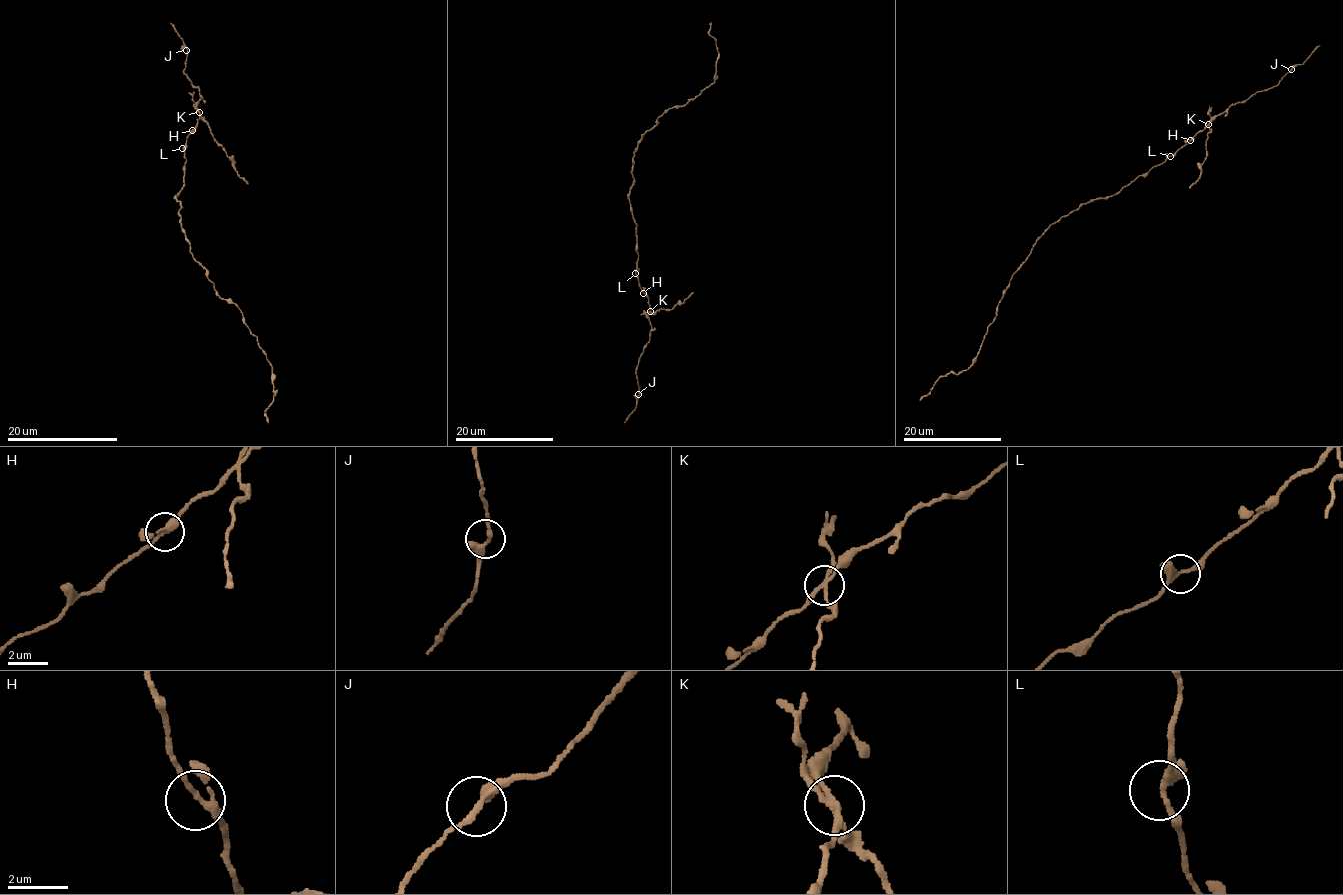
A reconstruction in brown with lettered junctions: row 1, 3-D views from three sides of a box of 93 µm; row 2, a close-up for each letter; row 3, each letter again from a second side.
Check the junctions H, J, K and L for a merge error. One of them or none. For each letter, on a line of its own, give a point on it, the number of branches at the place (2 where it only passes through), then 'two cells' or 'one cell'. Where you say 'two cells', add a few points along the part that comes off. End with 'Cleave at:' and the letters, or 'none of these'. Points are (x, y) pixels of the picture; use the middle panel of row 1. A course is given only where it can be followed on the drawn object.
H: at (643, 293); 3 branches meet; one cell
J: at (638, 394); 3 branches meet; one cell
K: at (650, 311); 3 branches meet; two cells; foreign part runs (649, 312), (670, 309), (694, 292)
L: at (635, 273); 3 branches meet; one cell
Cleave at: K

